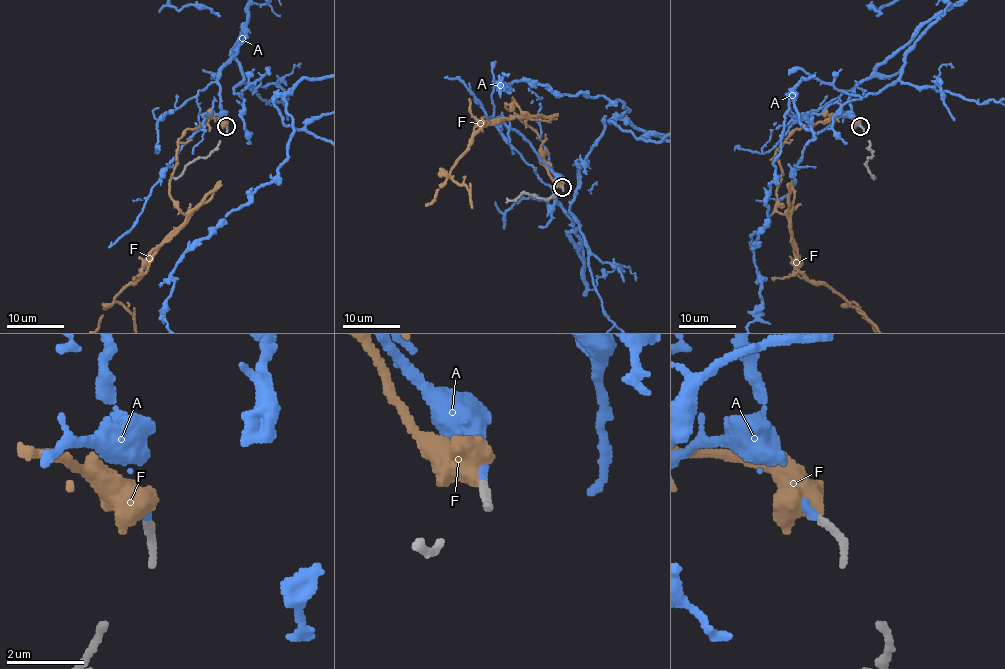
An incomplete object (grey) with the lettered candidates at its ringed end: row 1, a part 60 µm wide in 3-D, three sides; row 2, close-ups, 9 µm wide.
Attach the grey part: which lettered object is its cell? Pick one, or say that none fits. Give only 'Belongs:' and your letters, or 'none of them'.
Belongs: A

